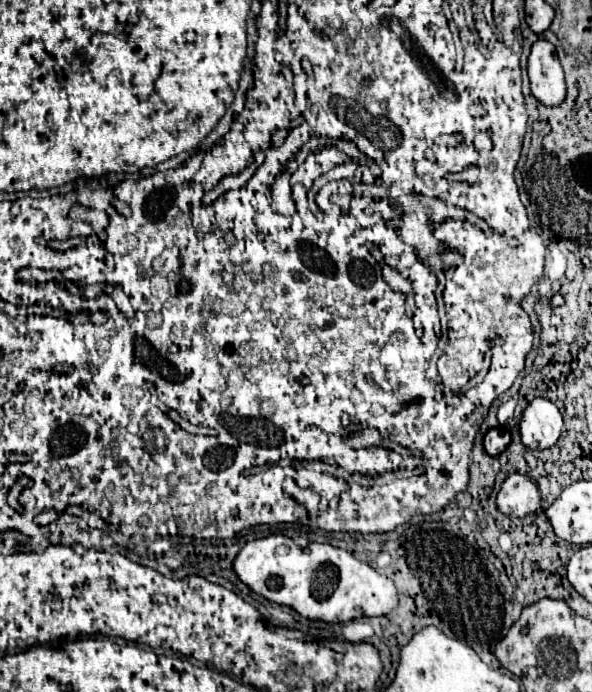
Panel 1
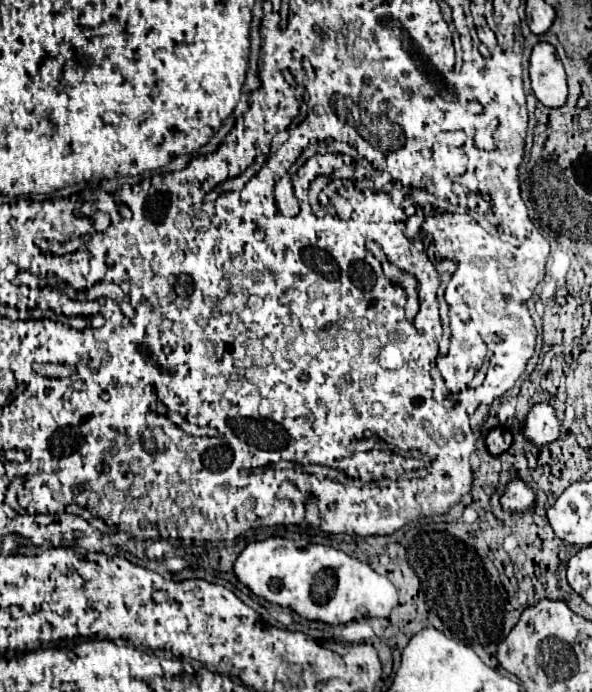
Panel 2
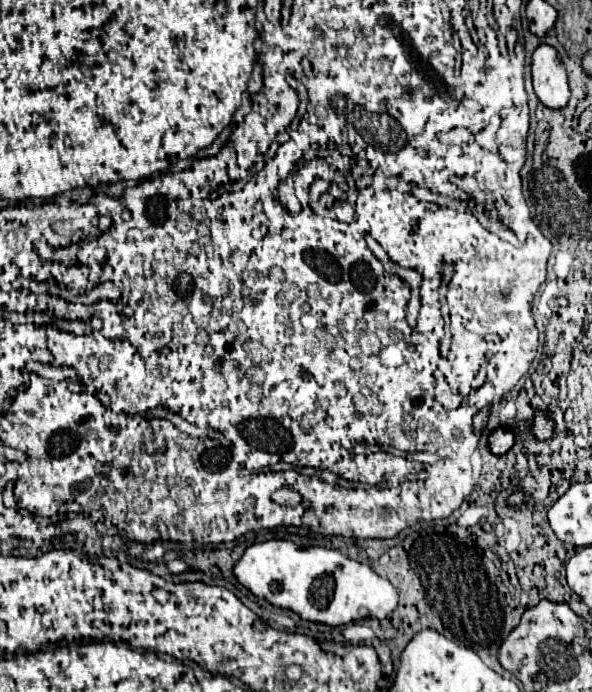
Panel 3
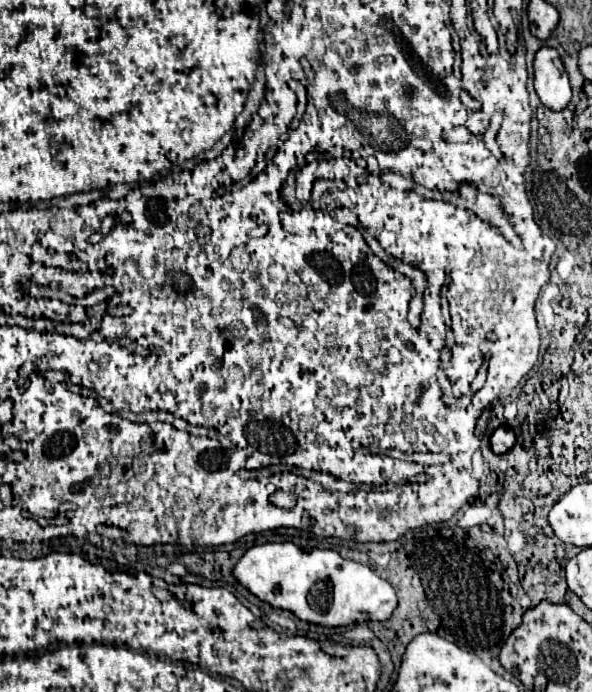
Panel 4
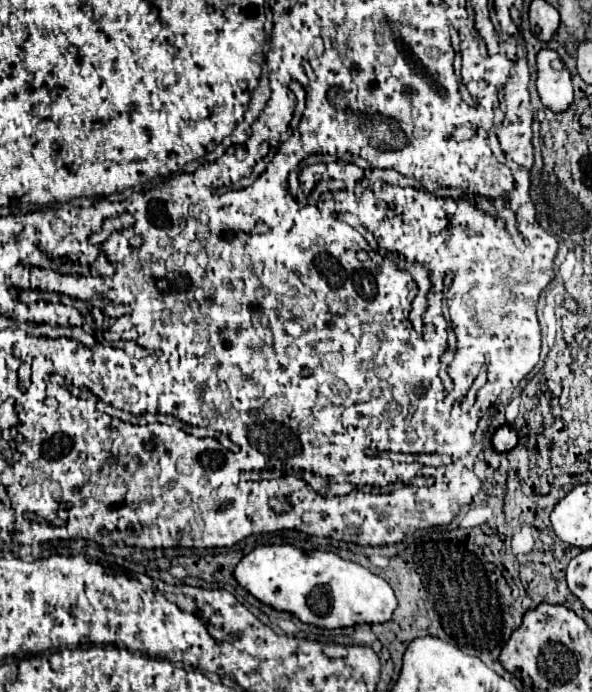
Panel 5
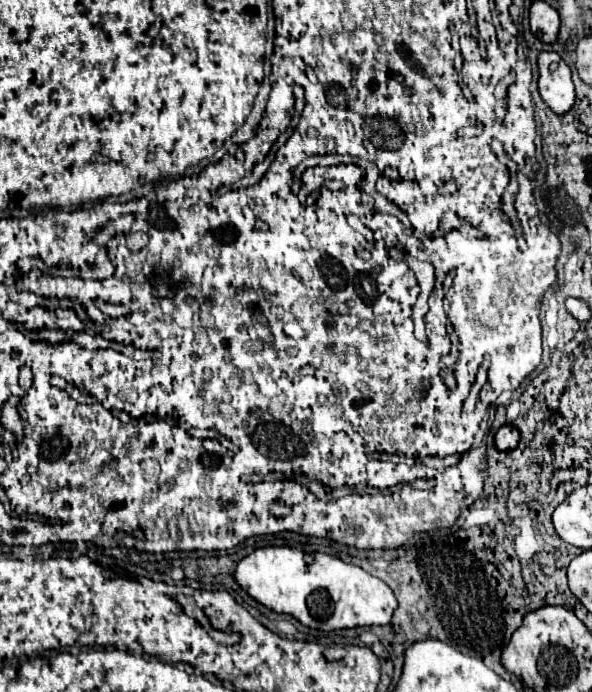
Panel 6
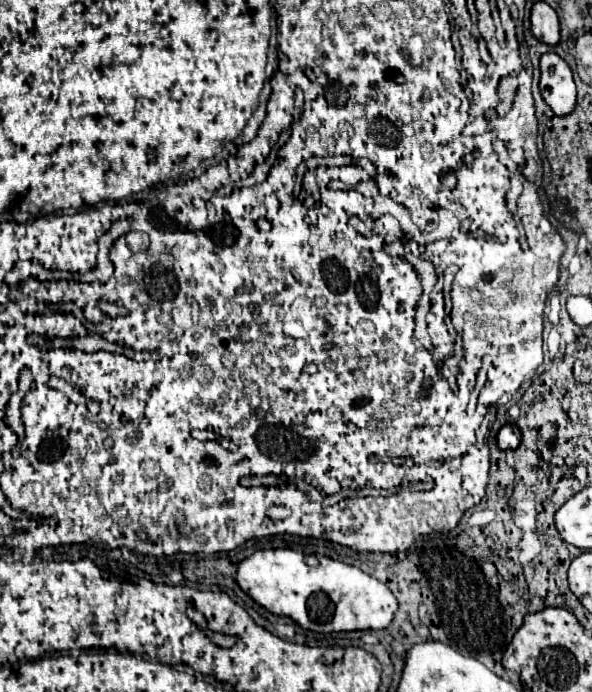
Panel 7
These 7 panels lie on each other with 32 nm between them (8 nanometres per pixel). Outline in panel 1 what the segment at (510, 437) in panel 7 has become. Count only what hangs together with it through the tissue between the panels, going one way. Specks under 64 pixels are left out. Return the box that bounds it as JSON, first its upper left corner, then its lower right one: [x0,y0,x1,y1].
[484,428,510,456]

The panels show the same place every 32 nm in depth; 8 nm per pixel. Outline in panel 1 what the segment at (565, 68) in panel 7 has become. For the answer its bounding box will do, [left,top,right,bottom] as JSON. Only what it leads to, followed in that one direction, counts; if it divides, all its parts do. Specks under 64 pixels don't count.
[528,40,566,106]

